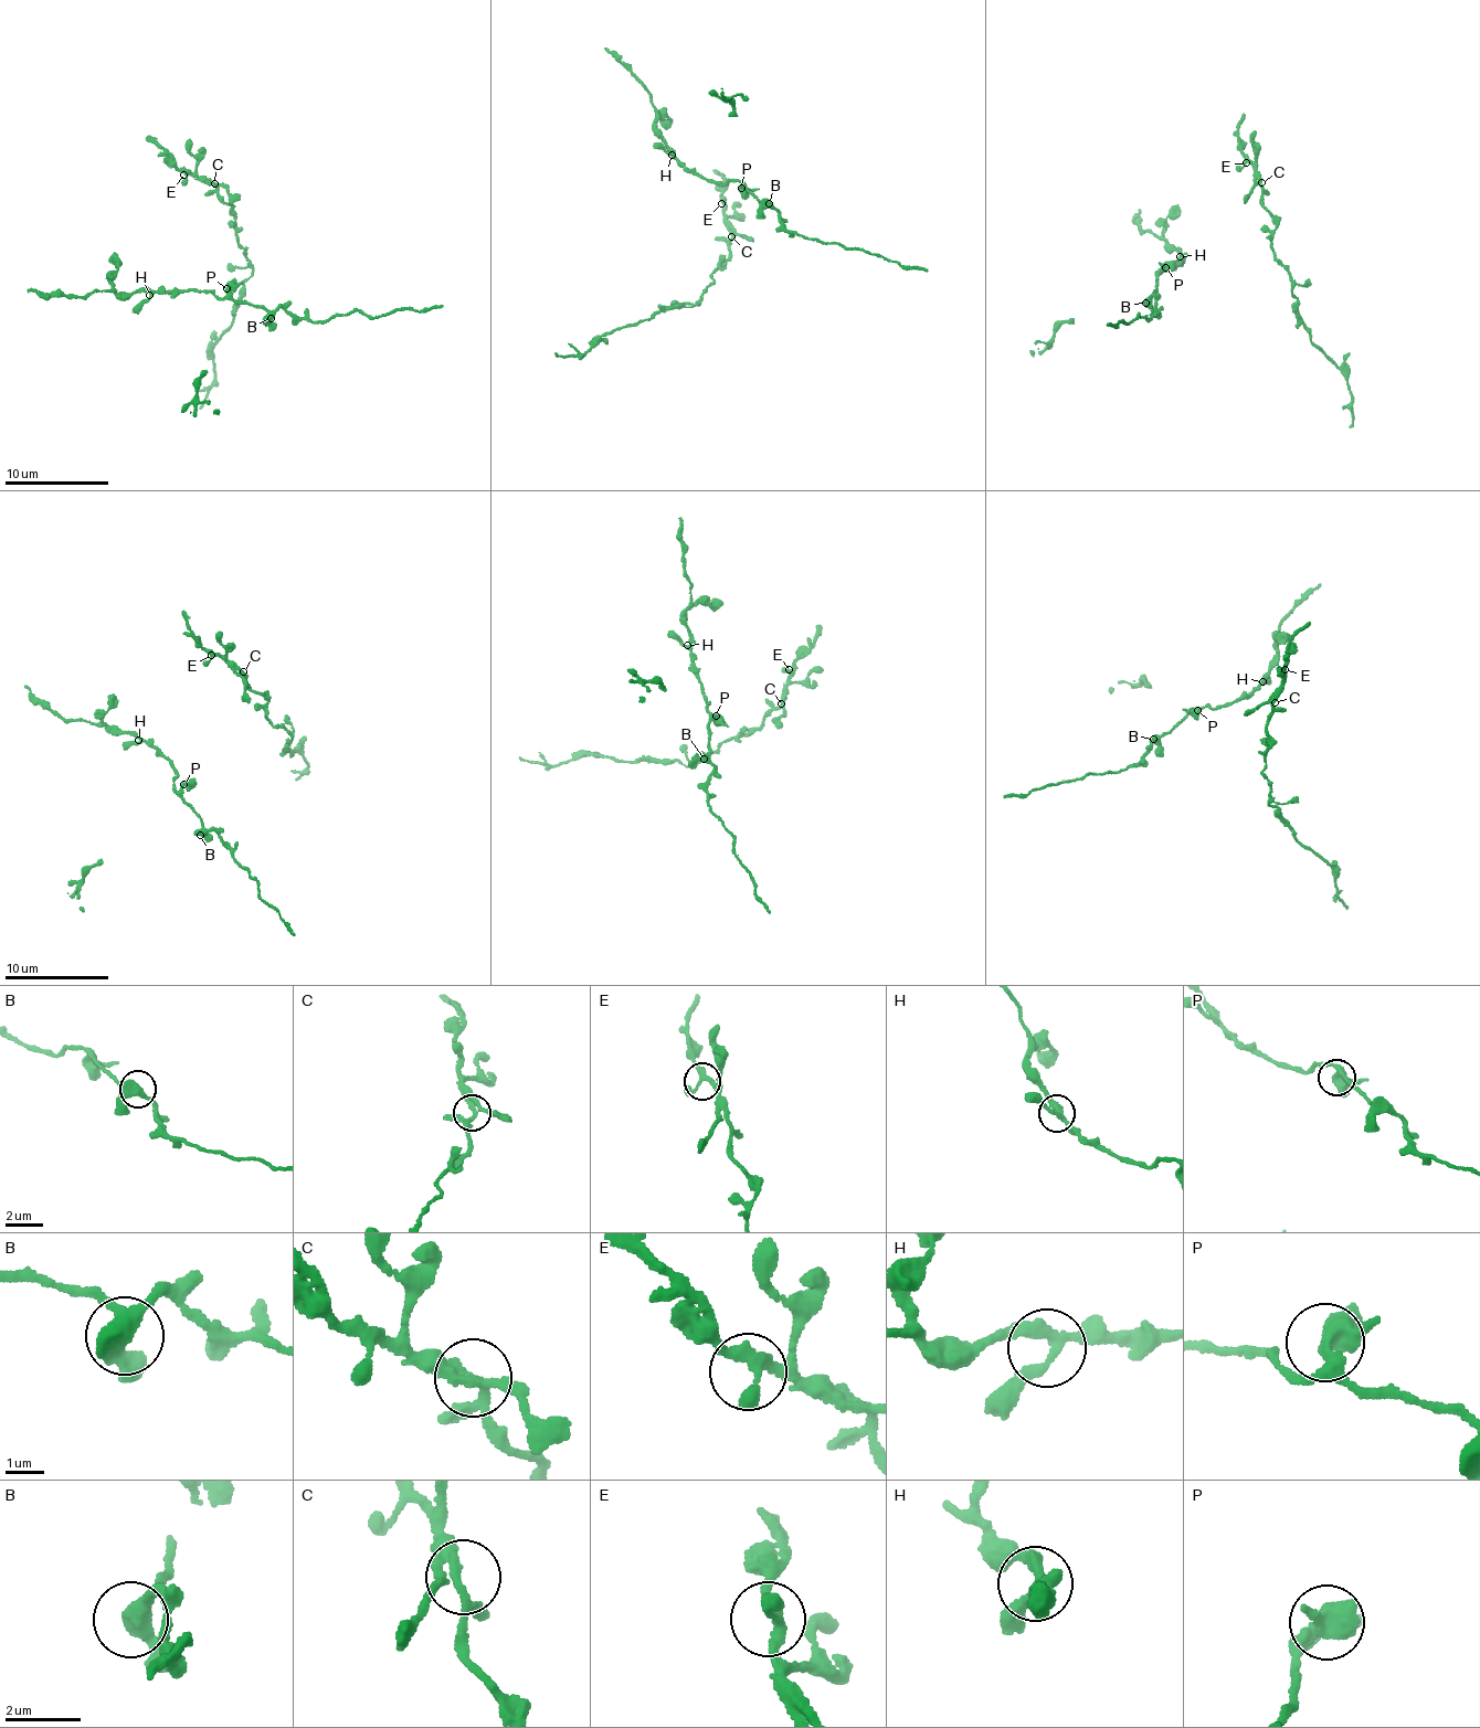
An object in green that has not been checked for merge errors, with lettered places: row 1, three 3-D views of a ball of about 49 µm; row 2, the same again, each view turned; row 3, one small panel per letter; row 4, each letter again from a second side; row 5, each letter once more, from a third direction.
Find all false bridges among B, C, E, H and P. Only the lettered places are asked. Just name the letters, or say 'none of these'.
none of these

